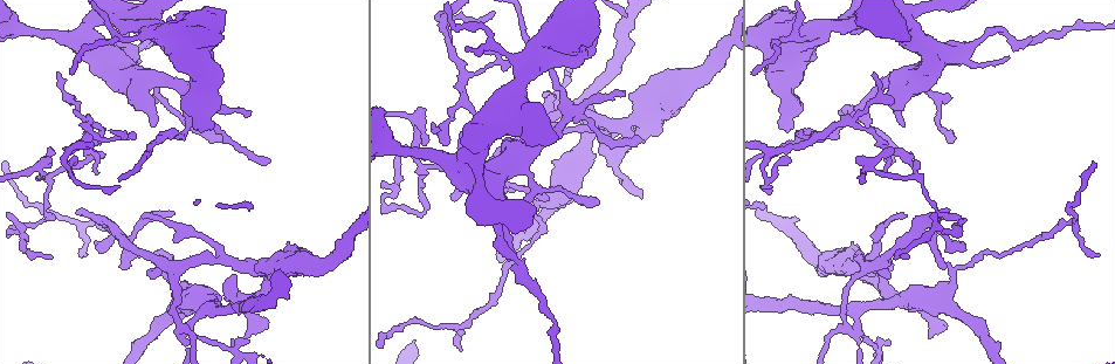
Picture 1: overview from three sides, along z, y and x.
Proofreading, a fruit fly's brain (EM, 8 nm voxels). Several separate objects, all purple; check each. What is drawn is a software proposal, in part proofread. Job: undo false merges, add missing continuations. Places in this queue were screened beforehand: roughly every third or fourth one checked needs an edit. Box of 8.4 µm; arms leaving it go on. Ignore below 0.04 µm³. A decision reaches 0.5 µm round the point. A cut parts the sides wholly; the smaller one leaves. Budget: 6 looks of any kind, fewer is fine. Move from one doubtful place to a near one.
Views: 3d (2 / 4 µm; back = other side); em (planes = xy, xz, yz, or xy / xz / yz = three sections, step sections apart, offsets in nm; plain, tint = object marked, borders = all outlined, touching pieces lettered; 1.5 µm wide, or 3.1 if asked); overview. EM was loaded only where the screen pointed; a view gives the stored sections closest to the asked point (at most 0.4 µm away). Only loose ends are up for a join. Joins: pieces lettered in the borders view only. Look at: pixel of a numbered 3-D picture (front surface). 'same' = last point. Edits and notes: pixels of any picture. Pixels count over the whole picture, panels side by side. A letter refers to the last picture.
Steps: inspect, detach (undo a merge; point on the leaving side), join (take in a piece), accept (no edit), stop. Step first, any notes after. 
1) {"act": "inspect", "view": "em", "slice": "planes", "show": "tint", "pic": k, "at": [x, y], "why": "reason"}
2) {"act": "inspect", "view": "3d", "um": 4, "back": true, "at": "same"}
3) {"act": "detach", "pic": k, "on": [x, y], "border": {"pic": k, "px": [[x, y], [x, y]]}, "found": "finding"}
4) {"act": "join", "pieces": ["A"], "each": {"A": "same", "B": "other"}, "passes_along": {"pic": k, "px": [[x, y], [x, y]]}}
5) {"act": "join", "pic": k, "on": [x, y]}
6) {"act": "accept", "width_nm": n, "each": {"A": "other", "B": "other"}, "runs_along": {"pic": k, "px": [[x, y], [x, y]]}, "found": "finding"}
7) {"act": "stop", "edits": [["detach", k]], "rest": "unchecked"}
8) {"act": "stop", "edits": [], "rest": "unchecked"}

{"act": "inspect", "view": "em", "slice": "planes", "show": "borders", "pic": 1, "at": [86, 159], "why": "abrupt turn"}

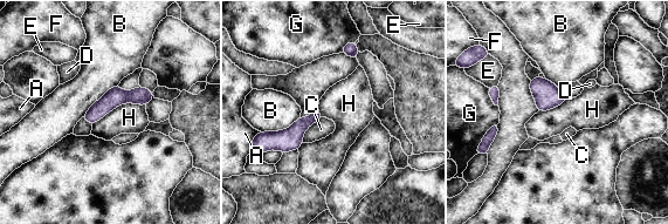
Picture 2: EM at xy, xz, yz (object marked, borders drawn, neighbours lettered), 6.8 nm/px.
{"act": "accept", "width_nm": 90, "each": {"A": "other", "B": "other", "C": "other", "D": "other", "E": "other", "F": "other", "G": "other", "H": "other"}, "border": {"pic": 2, "px": [[300, 116], [287, 128], [261, 133]]}, "found": "continuous, no second neuron"}

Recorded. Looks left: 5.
{"act": "inspect", "view": "3d", "um": 4, "pic": 1, "at": [780, 129]}

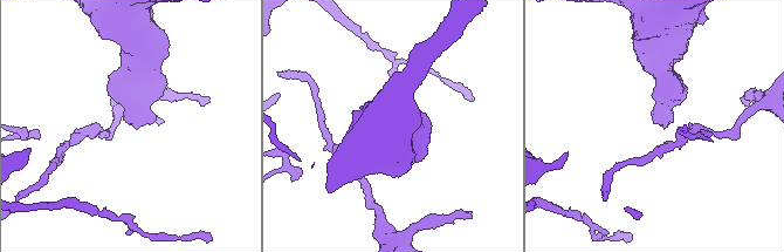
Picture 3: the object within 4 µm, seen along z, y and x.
{"act": "inspect", "view": "em", "slice": "xy", "step": 4, "show": "borders", "pic": 3, "at": [132, 122], "why": "now the EM"}

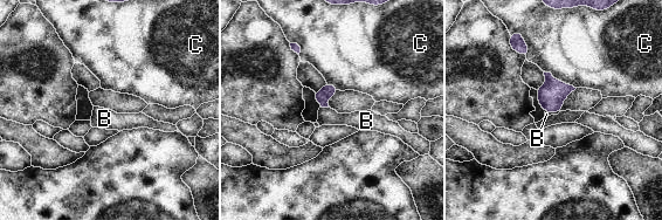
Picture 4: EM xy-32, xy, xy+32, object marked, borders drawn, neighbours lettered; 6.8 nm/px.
{"act": "accept", "longest_contact_nm": ["C", 260], "each": {"B": "other", "C": "other"}, "border": {"pic": 4, "px": [[321, 105], [329, 108]]}, "found": "none of them fits"}

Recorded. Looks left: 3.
{"act": "inspect", "view": "3d", "um": 2, "pic": 1, "at": [268, 161], "why": "thin end"}

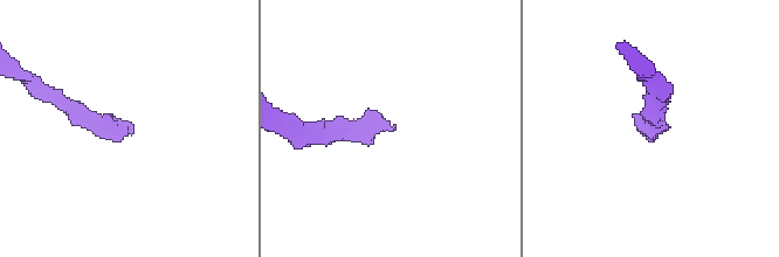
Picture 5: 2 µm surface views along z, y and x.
{"act": "inspect", "view": "em", "slice": "xy", "step": 4, "show": "tint", "pic": 5, "at": [651, 135], "why": "now the EM"}

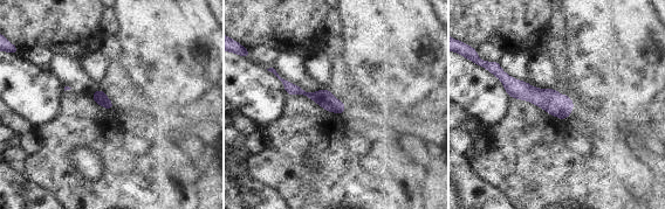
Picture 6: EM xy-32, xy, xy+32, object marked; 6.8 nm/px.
{"act": "inspect", "view": "em", "slice": "planes", "show": "borders", "at": "same", "why": "another direction"}

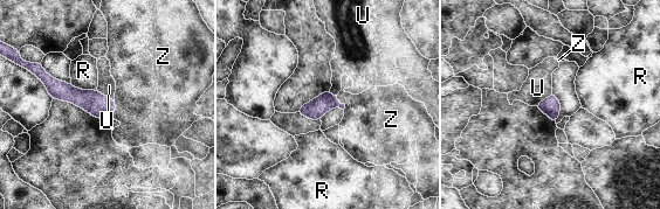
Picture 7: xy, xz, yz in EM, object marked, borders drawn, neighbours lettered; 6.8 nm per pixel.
{"act": "accept", "each": {"R": "other", "U": "other", "Z": "other"}, "border": {"pic": 7, "px": [[115, 99], [115, 112], [111, 116]]}, "found": "no lettered piece goes on from it"}

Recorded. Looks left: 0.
{"act": "stop", "edits": [], "rest": "unchecked"}

